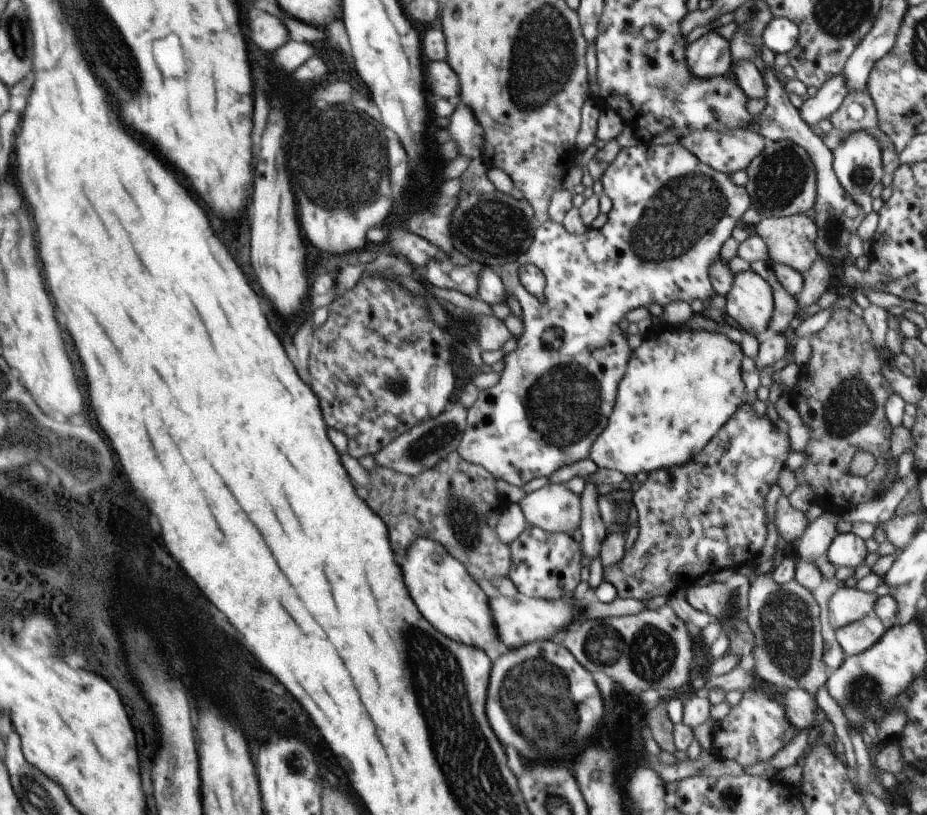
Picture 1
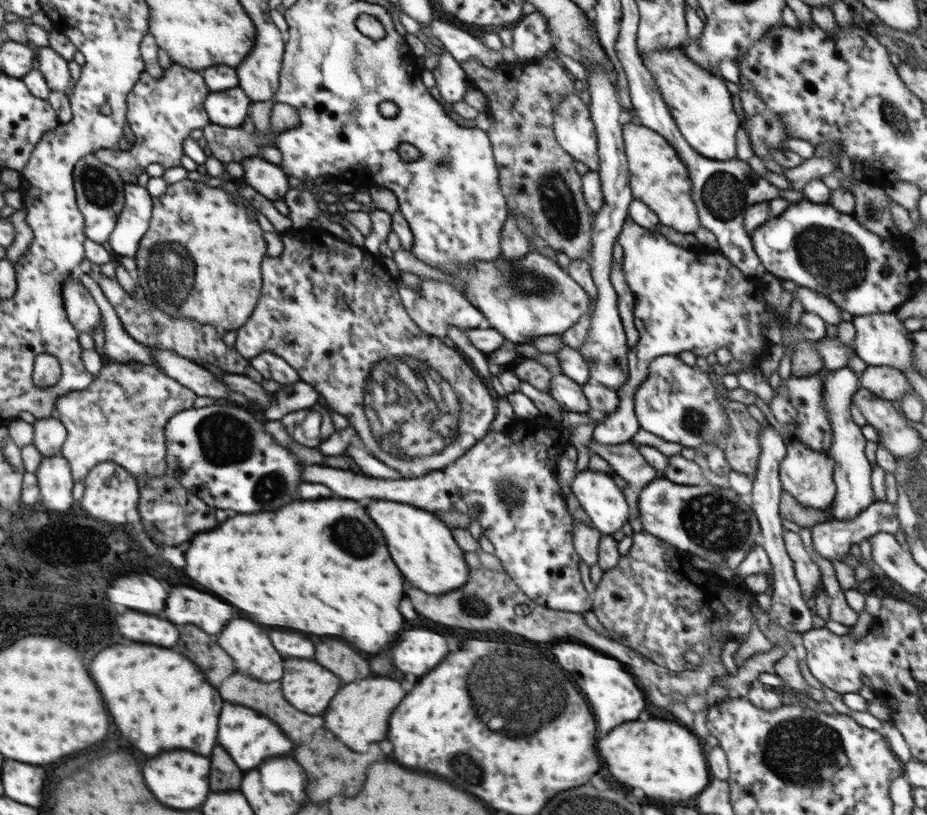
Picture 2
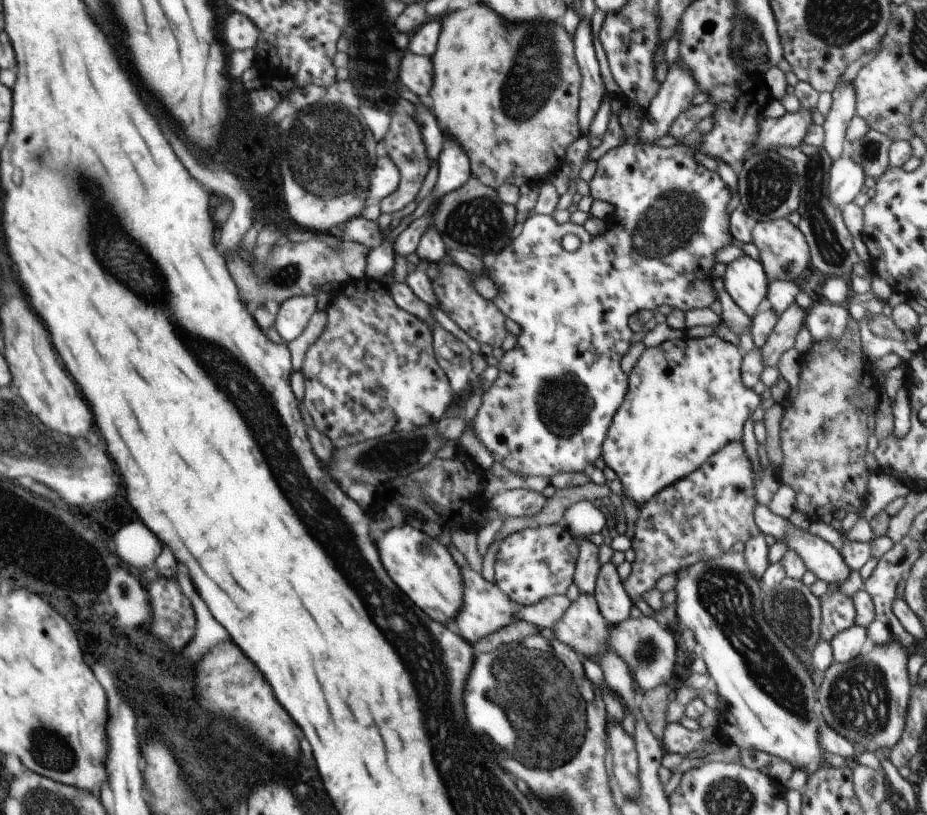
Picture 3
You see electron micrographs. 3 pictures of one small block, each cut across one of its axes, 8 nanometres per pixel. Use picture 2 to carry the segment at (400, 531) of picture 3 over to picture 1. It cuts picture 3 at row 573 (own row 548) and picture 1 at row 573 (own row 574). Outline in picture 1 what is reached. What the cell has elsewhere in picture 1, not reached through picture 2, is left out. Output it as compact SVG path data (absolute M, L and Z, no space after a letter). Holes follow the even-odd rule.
M416 539L410 545L402 572L404 572L404 582L420 614L432 626L436 626L438 632L452 638L454 642L474 648L484 648L486 644L496 644L500 641L489 598L466 567L440 543L432 539ZM434 554L440 556L440 561L434 560Z

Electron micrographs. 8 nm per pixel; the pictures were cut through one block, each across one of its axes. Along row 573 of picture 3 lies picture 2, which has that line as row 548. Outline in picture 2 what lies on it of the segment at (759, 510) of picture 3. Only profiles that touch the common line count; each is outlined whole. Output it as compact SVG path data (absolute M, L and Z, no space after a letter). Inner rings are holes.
M874 501L864 512L860 512L854 520L830 520L811 527L812 548L814 552L826 560L839 560L849 553L852 544L859 544L864 539L887 532L895 534L900 529L900 521L896 508L888 501Z

